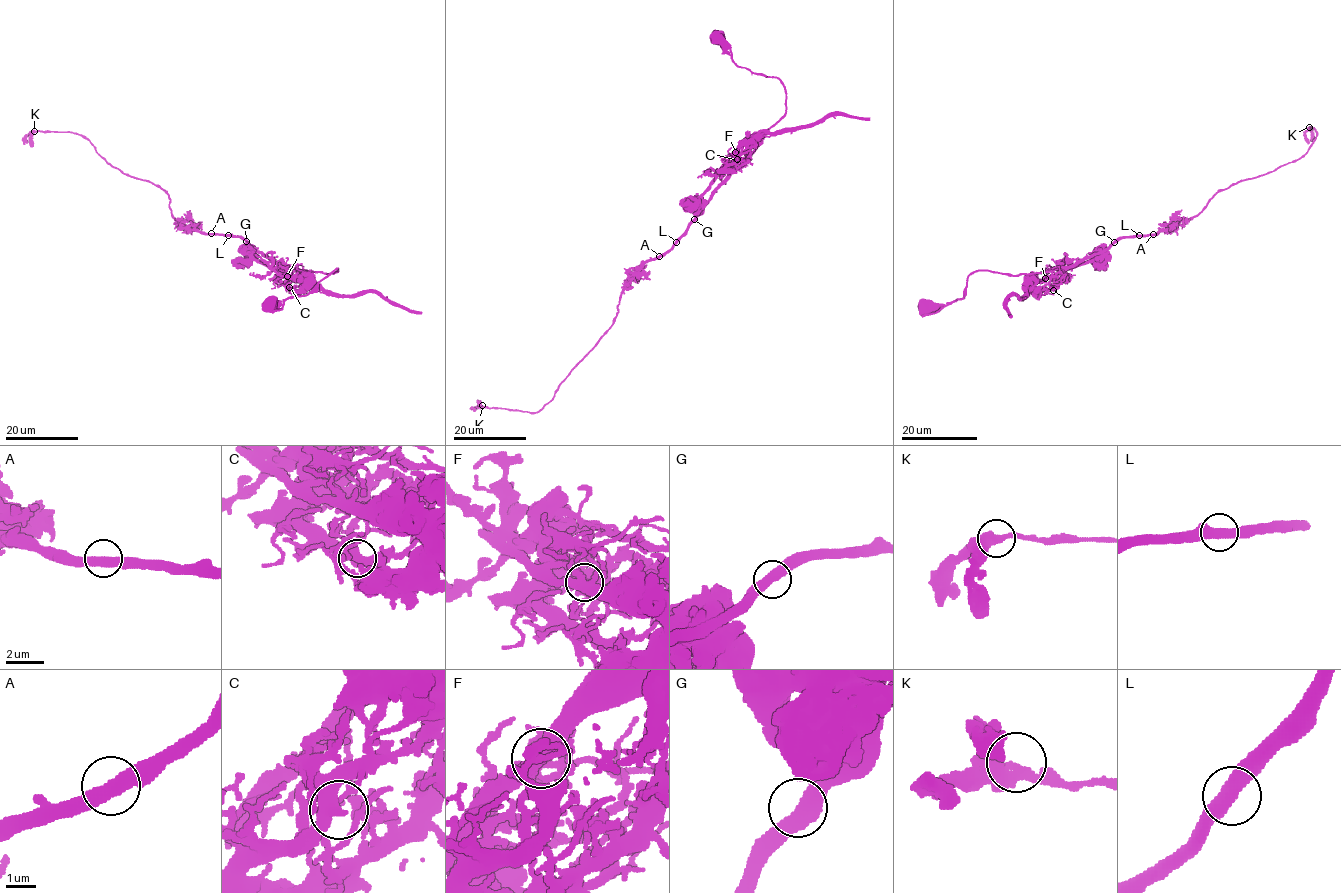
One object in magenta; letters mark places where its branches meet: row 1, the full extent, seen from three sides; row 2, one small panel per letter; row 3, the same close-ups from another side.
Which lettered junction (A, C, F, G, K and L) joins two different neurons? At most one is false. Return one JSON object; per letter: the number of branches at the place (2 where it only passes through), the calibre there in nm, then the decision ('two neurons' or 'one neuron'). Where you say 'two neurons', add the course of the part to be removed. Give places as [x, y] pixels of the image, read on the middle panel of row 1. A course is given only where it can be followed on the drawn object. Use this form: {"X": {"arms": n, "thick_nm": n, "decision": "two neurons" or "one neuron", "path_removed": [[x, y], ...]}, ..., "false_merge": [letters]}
{"A": {"arms": 2, "thick_nm": 460, "decision": "one neuron"}, "C": {"arms": 4, "thick_nm": 360, "decision": "one neuron"}, "F": {"arms": 6, "thick_nm": 400, "decision": "two neurons", "path_removed": [[735, 152], [726, 179], [703, 211], [630, 281], [612, 326], [543, 408], [529, 412], [479, 404]]}, "G": {"arms": 2, "thick_nm": 500, "decision": "one neuron"}, "K": {"arms": 2, "thick_nm": 480, "decision": "one neuron"}, "L": {"arms": 2, "thick_nm": 500, "decision": "one neuron"}, "false_merge": ["F"]}

